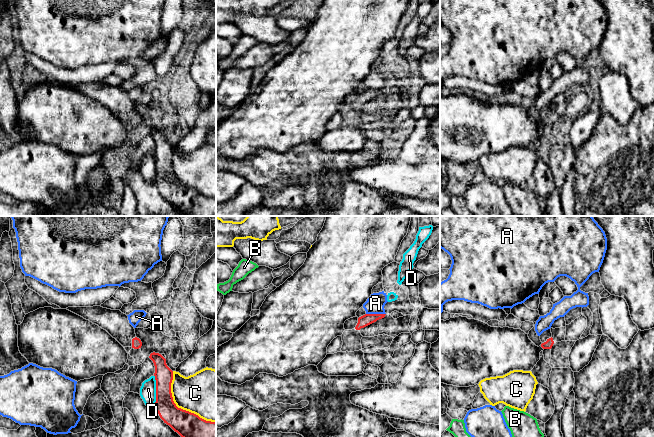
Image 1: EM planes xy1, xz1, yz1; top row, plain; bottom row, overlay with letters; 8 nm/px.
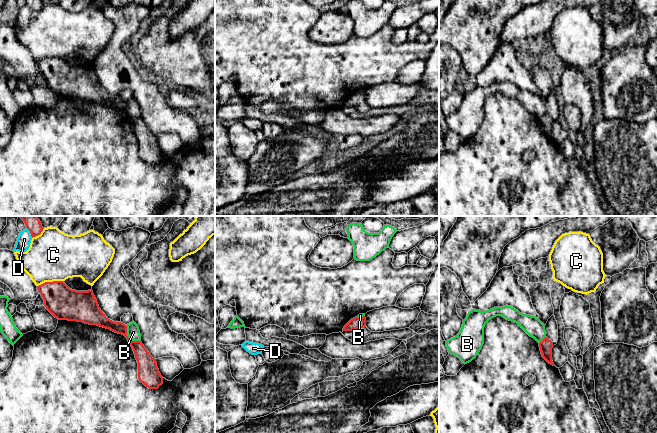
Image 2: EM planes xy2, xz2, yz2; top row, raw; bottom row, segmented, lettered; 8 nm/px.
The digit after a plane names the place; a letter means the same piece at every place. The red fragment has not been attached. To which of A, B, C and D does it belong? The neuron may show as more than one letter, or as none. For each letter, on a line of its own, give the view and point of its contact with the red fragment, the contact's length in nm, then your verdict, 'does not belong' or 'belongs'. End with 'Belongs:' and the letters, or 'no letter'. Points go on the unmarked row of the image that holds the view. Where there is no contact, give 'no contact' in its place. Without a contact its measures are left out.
A: xz1 (376, 90) | 160 nm | does not belong
B: xy2 (128, 113) | 180 nm | does not belong
C: xy1 (179, 184) | 550 nm | does not belong
D: xy1 (156, 167) | 260 nm | does not belong
Belongs: no letter

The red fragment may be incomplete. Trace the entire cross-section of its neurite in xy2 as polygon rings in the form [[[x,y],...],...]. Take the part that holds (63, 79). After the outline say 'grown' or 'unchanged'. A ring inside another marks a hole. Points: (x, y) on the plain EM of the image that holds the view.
[[[63,57],[45,58],[37,62],[46,85],[58,96],[83,98],[97,101],[124,111],[132,123],[138,139],[138,155],[149,165],[158,165],[163,160],[154,135],[141,117],[132,117],[127,112],[127,102],[108,95],[99,84],[92,66],[76,67]]]; unchanged

